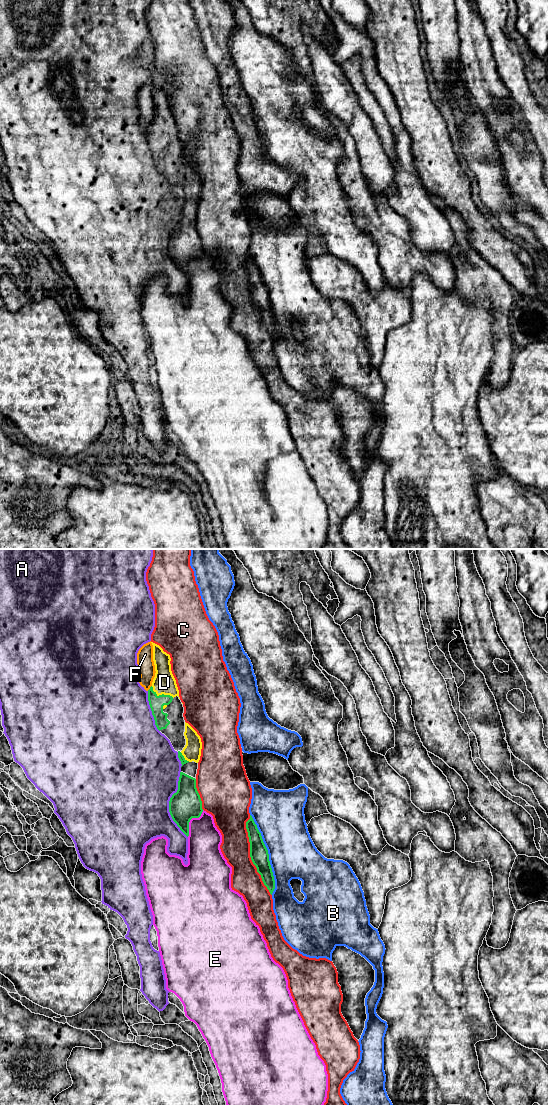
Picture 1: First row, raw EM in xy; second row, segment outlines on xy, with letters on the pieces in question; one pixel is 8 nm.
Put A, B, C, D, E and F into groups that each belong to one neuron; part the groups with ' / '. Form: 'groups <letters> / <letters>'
groups A / B / C / D / E / F

